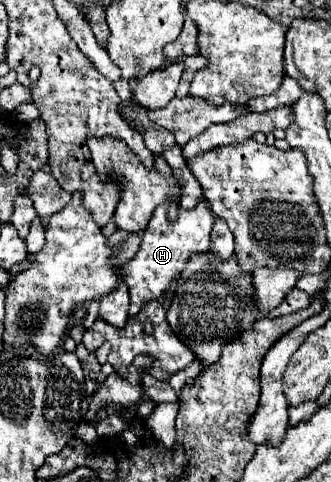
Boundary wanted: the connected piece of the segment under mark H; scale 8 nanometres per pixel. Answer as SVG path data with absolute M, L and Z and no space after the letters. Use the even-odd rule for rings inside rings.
M172 198L166 200L166 204L160 204L154 210L154 214L150 218L150 224L144 230L144 238L142 238L138 254L118 268L118 274L122 276L122 280L118 282L118 286L112 292L108 292L106 296L100 298L98 316L102 320L106 320L114 326L126 324L128 314L130 316L138 314L140 308L146 302L158 298L164 290L168 290L170 282L180 276L180 270L184 268L184 262L194 252L200 254L200 252L210 250L210 230L212 230L212 224L214 224L214 214L212 214L212 208L210 208L208 200L200 198L198 204L192 210L180 210L176 220L168 218L168 214L166 214L168 204L172 204ZM124 282L128 284L128 288L126 288ZM128 306L130 306L130 310L128 310Z

